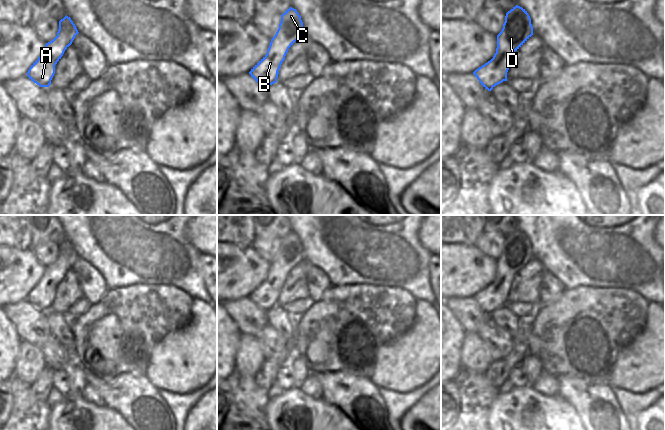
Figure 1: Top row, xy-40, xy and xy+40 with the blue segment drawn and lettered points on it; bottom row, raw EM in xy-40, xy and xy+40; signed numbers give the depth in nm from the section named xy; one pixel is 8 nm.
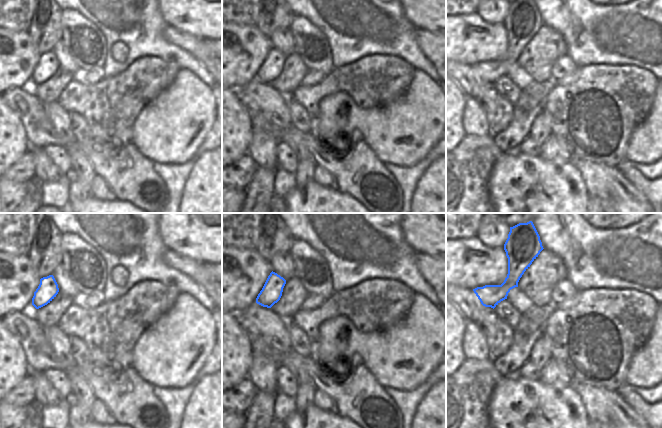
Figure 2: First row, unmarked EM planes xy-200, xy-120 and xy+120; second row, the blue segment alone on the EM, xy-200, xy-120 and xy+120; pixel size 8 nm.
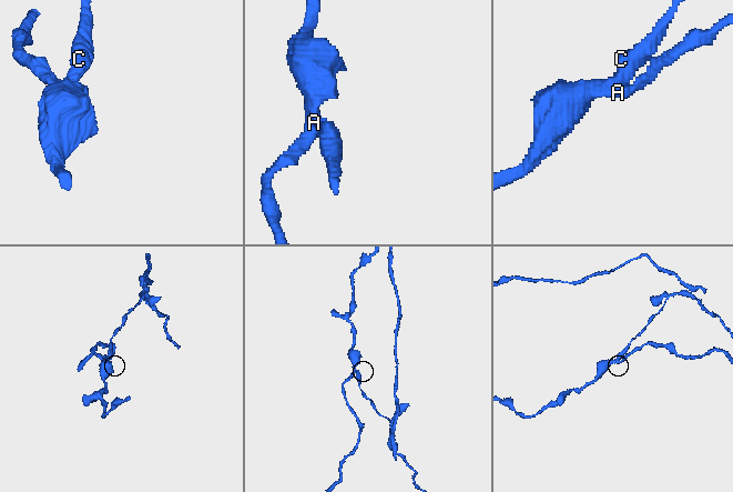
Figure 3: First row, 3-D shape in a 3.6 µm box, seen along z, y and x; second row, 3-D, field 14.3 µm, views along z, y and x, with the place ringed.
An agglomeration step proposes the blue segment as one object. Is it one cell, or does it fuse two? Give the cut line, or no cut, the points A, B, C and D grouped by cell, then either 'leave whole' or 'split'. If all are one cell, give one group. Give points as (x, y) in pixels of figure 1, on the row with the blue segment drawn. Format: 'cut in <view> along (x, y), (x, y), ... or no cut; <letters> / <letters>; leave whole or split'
cut in xy+40 along (497, 46), (497, 53), (503, 59), (501, 72), (503, 80); A B / C D; split

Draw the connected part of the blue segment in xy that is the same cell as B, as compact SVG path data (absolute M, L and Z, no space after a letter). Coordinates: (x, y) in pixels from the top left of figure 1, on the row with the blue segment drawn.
M269 45L267 54L249 72L251 77L264 87L277 82L280 56L276 55L274 50L275 46Z

